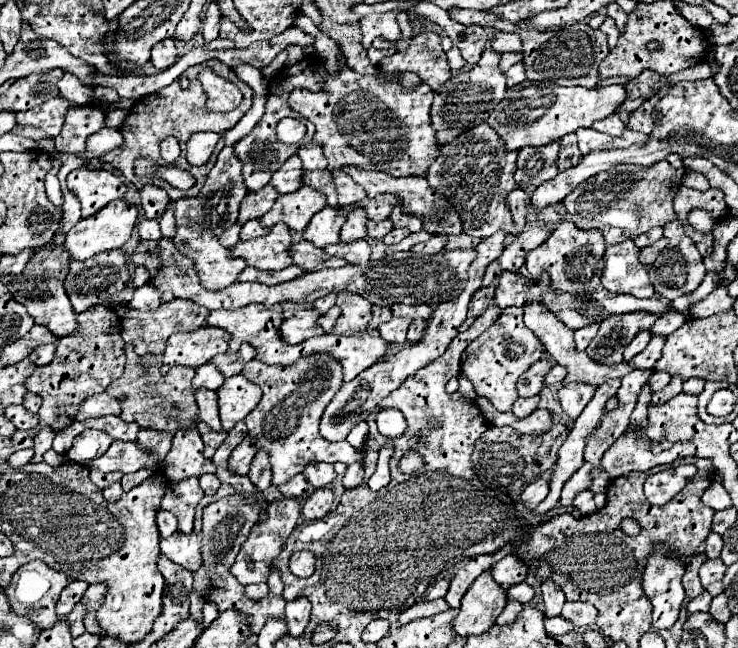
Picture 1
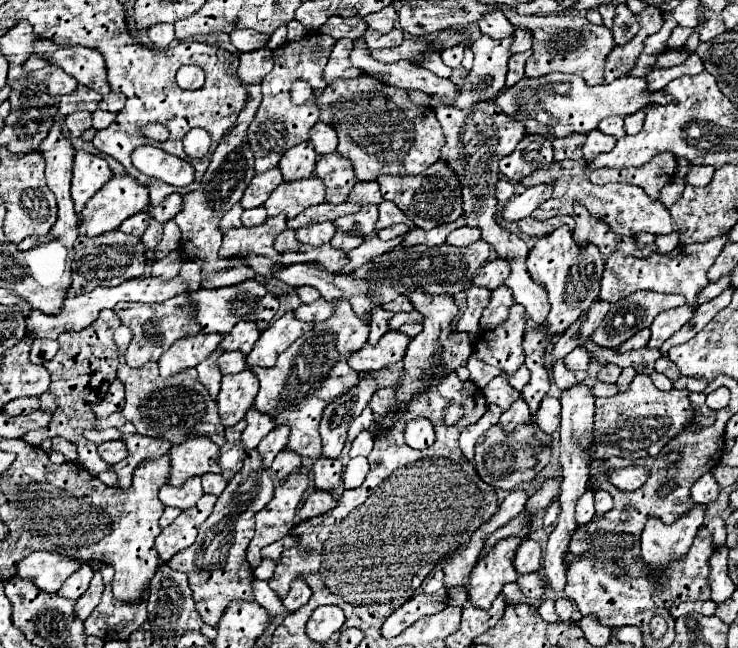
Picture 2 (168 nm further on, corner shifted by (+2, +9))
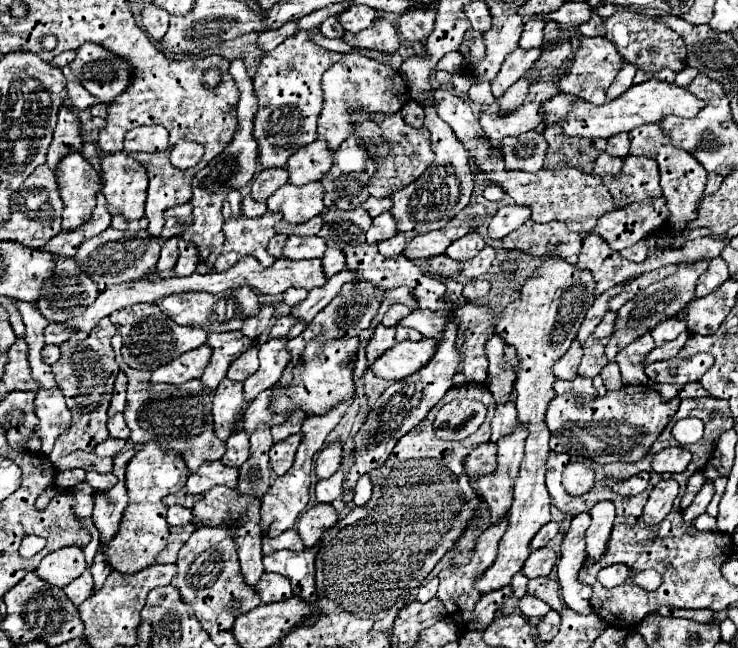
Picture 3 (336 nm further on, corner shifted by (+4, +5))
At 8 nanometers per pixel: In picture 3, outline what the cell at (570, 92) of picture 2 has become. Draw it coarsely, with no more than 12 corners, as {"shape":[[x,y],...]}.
{"shape":[[647,80],[601,106],[559,92],[539,132],[611,138],[705,102],[681,86]]}

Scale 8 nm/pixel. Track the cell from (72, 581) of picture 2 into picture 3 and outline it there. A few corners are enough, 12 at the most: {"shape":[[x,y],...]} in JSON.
{"shape":[[85,570],[63,592],[79,606],[93,592],[93,576]]}

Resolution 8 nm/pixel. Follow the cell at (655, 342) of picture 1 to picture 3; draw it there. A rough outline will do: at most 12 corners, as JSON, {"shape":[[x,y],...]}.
{"shape":[[667,318],[651,330],[657,346],[687,330],[685,318]]}

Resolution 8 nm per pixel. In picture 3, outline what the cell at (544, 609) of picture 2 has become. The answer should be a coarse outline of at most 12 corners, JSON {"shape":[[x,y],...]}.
{"shape":[[529,594],[519,608],[529,618],[543,618],[551,610],[543,600]]}

